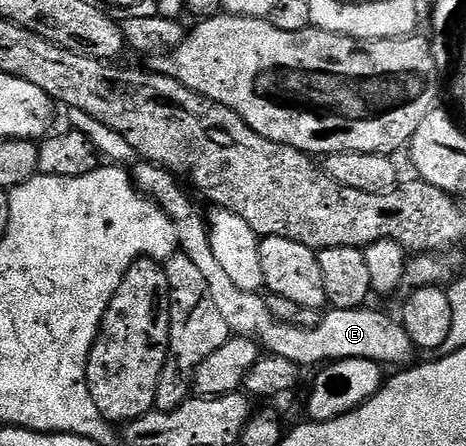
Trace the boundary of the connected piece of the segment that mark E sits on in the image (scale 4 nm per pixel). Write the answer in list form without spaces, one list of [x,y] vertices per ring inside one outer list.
[[[139,161],[134,164],[133,178],[136,187],[173,221],[179,238],[179,251],[189,257],[189,261],[193,261],[193,265],[197,265],[197,270],[205,276],[205,281],[209,281],[209,293],[213,293],[213,301],[225,325],[229,325],[232,336],[253,339],[266,354],[285,357],[285,361],[293,361],[300,369],[318,368],[346,359],[364,359],[380,365],[407,365],[414,360],[411,358],[417,355],[417,349],[402,322],[398,318],[390,319],[383,311],[370,311],[367,305],[357,309],[328,310],[316,327],[295,327],[292,323],[278,322],[260,292],[237,289],[237,285],[221,270],[207,236],[208,220],[199,217],[186,193],[179,188],[180,180],[172,172],[158,163]]]

